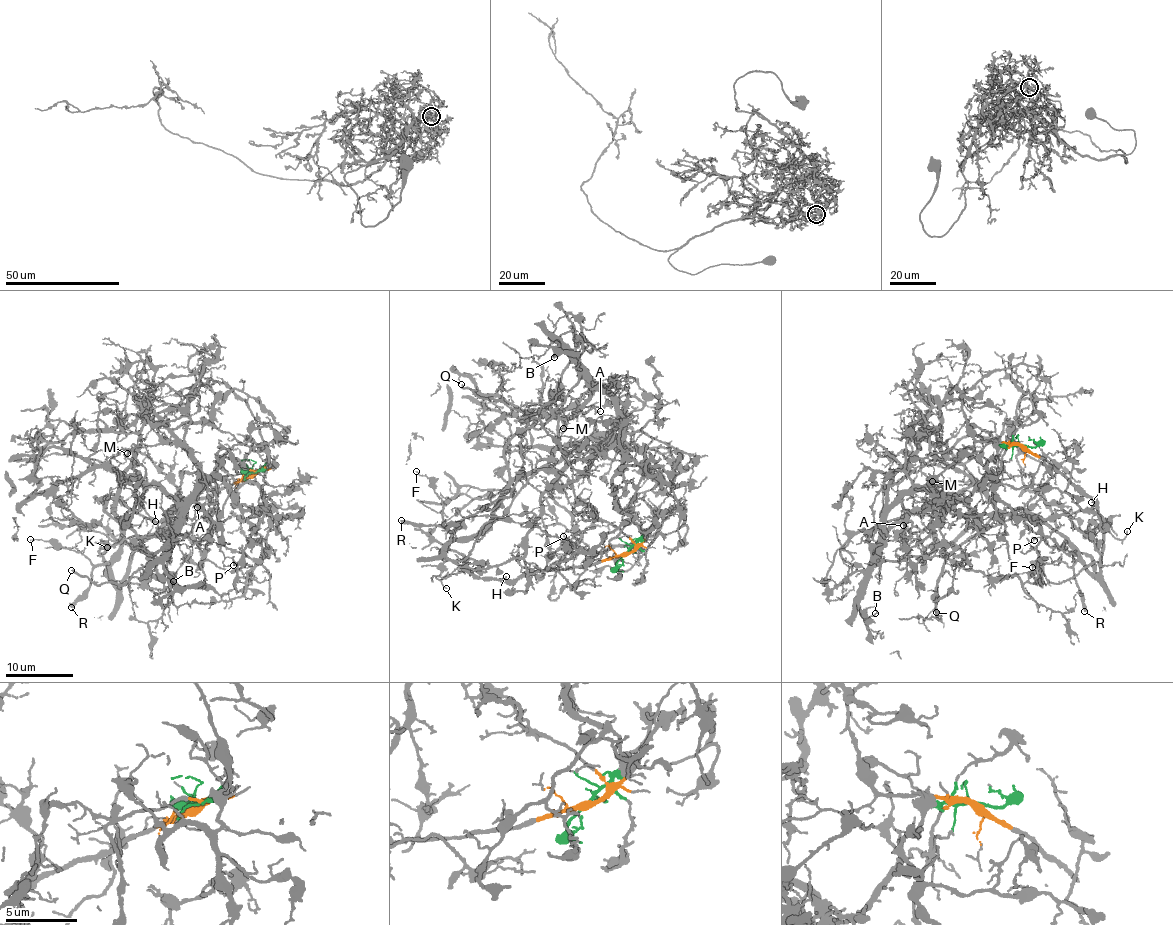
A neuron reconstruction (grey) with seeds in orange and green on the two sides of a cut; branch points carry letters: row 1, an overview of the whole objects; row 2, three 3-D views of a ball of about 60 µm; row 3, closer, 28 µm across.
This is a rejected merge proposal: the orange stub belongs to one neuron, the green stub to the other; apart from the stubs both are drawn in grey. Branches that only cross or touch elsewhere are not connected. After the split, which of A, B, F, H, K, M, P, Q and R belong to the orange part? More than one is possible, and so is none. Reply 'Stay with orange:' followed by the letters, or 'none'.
Stay with orange: F, H, K, Q, R

